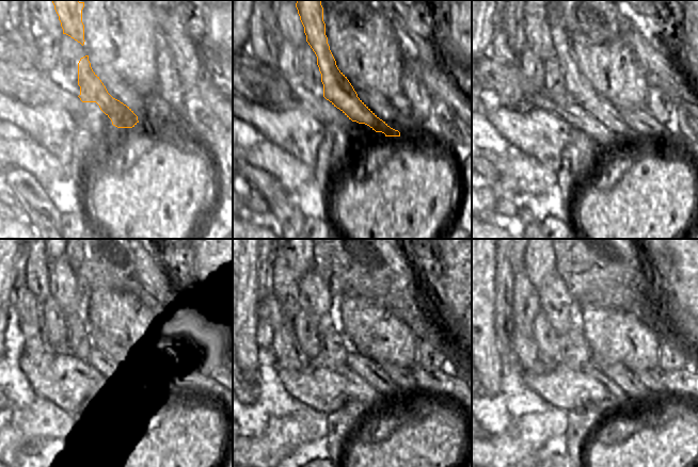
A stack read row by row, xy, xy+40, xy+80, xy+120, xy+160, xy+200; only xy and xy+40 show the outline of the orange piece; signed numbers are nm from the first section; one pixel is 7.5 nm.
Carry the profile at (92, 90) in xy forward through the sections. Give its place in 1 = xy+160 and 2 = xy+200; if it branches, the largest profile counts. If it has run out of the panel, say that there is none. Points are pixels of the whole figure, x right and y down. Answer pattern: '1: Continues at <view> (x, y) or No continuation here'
1: Continues at xy+160 (402, 376)
2: Continues at xy+200 (650, 377)

